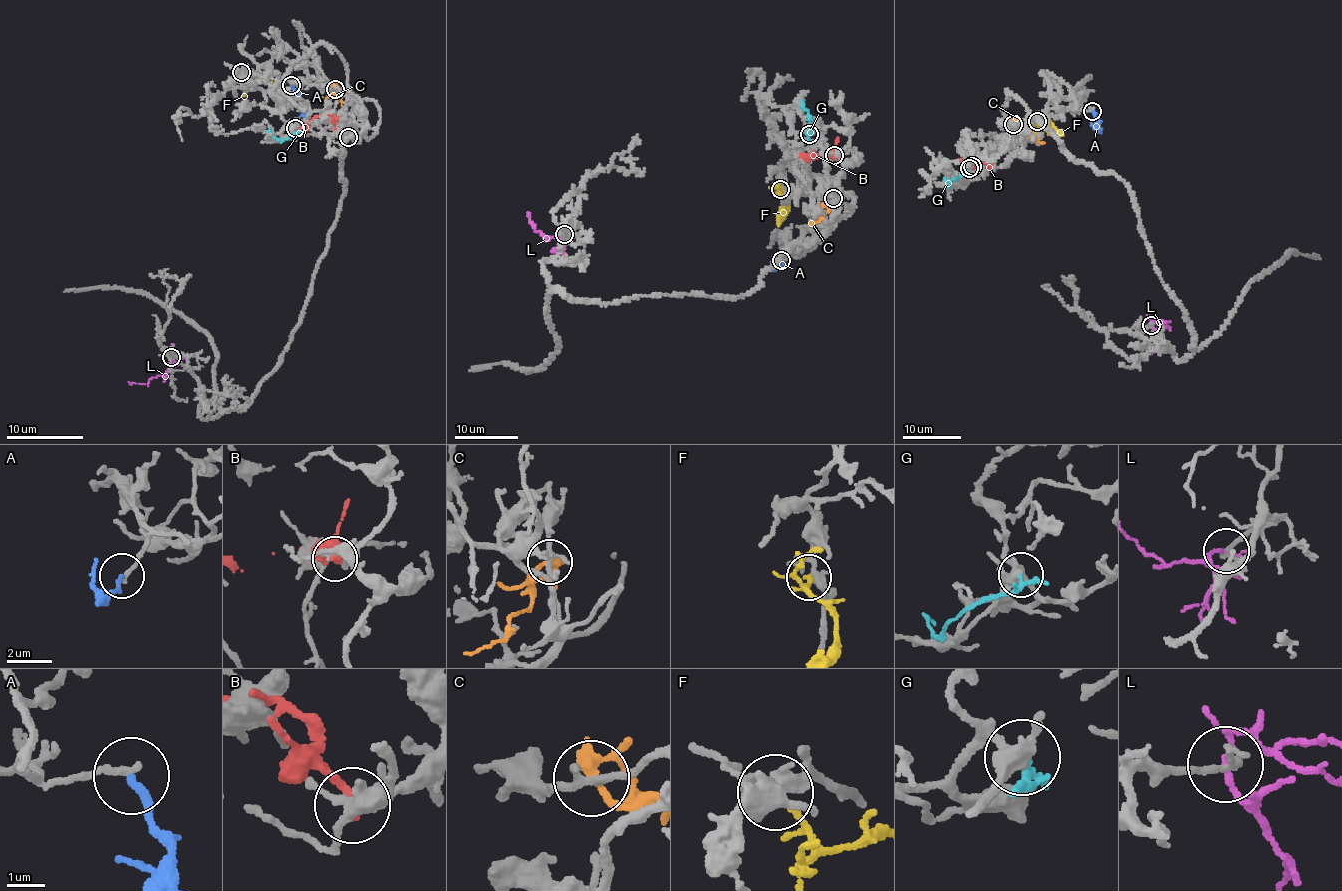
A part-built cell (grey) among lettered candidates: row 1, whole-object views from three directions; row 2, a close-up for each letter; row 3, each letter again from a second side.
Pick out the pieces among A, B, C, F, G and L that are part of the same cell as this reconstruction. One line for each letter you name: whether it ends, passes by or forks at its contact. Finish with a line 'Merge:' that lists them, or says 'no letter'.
Merge: no letter

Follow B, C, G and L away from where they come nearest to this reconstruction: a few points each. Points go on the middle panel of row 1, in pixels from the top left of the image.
B: (834, 156), (799, 154)
C: (833, 198), (821, 218), (809, 223)
G: (810, 135), (808, 113), (799, 100)
L: (564, 235), (546, 238), (533, 227), (528, 212)

